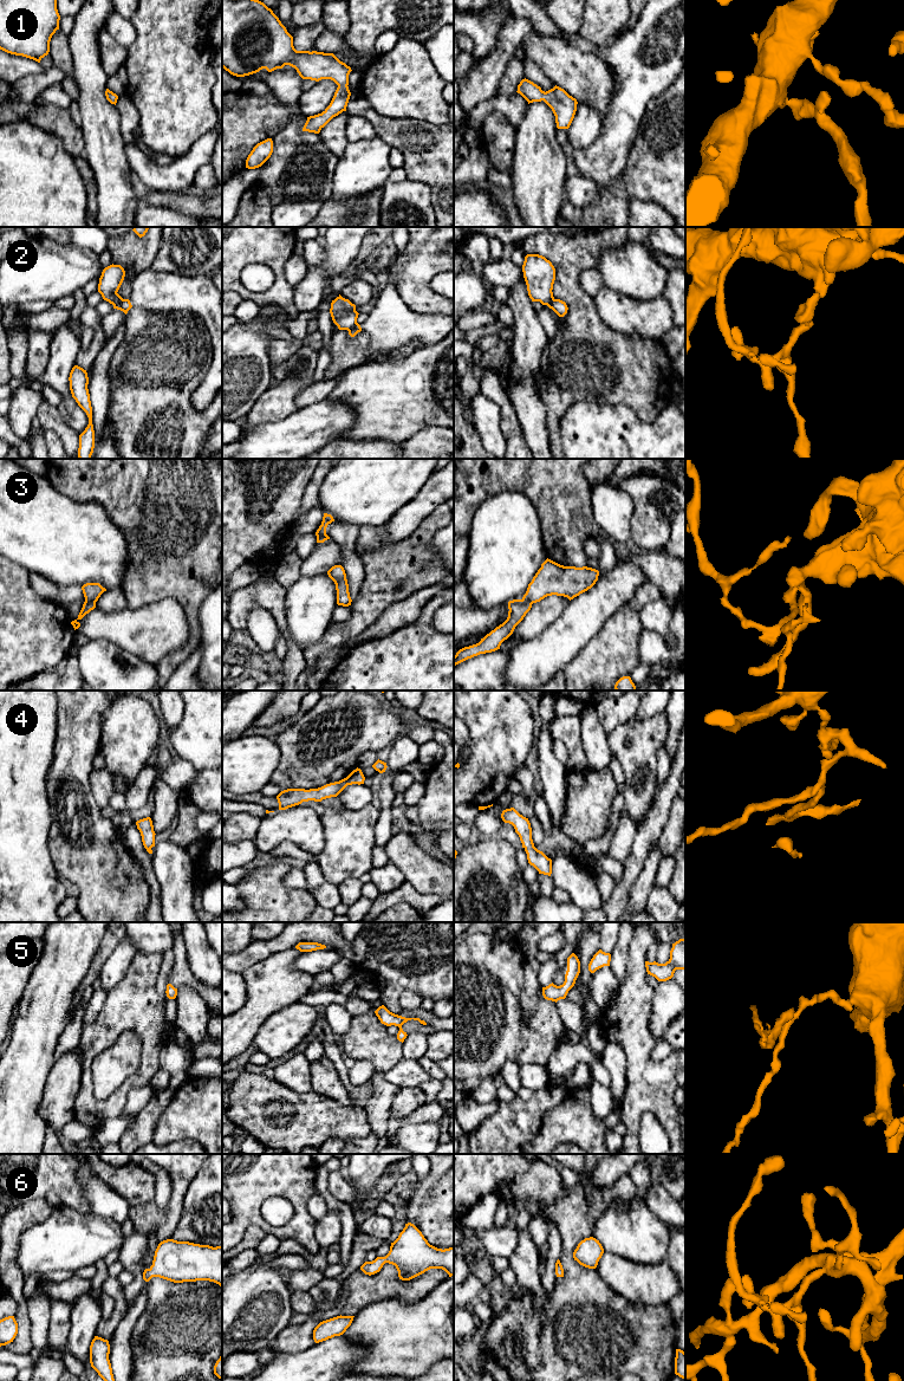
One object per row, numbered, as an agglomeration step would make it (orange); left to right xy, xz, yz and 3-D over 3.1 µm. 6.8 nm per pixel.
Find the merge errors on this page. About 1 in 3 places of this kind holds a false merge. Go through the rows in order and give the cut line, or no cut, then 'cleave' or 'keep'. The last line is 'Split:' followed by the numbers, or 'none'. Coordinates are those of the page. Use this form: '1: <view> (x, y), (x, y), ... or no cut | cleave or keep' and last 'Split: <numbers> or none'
1: no cut | keep
2: xy (123, 299), (118, 309) | cleave
3: xy (85, 600), (95, 603) | cleave
4: no cut | keep
5: no cut | keep
6: no cut | keep
Split: 2, 3

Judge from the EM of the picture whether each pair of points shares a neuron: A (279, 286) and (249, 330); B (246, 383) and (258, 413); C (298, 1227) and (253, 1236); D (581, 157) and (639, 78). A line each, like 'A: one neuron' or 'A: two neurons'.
A: two neurons
B: two neurons
C: two neurons
D: one neuron

